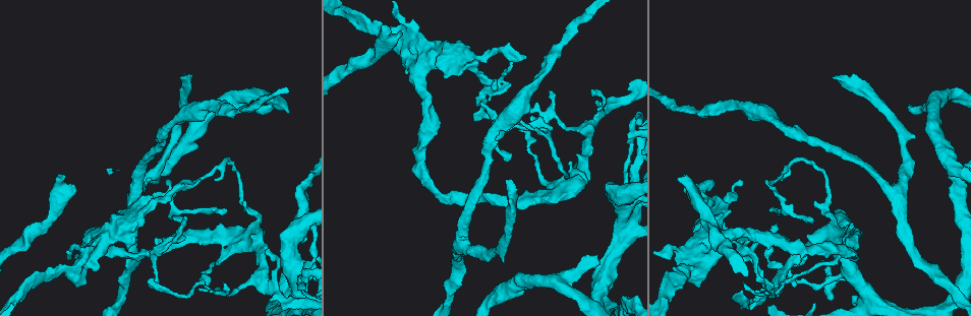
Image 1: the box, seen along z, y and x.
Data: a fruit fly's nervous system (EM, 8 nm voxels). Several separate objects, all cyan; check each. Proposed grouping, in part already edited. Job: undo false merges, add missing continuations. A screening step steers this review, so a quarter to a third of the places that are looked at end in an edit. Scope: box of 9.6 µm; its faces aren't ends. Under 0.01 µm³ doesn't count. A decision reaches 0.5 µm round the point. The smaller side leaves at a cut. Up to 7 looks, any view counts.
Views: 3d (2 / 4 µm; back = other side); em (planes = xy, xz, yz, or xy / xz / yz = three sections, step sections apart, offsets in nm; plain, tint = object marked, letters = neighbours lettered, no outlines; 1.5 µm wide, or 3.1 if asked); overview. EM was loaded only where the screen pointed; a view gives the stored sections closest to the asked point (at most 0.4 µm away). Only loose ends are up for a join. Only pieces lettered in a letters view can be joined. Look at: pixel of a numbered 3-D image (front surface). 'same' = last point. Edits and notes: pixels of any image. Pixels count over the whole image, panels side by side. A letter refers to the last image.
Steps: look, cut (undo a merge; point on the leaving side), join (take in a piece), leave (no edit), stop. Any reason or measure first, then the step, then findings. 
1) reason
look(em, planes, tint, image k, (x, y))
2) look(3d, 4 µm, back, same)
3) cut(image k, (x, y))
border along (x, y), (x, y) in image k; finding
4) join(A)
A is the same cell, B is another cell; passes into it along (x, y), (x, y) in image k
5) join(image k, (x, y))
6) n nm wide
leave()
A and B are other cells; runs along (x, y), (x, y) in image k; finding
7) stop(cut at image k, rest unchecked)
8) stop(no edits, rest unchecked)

abrupt turn
look(3d, 4 µm, image 1, (634, 96))

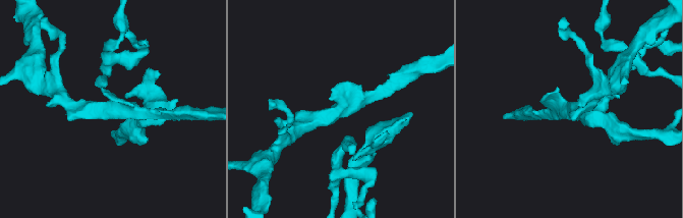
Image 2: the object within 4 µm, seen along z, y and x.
look(em, planes, letters, image 2, (569, 110))

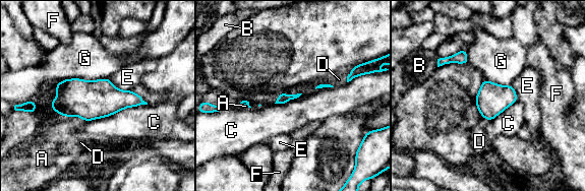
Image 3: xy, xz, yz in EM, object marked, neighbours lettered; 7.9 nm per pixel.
leave()
A, B, C, D, E, F and G are other cells; border along (108, 78), (116, 87), (131, 90) in image 3; one neuron here

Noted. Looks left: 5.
look(em, planes, tint, image 1, (823, 210))

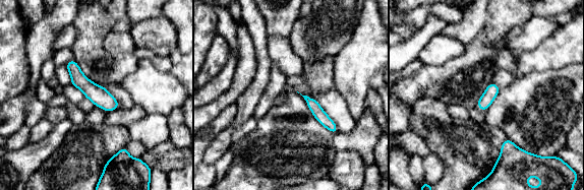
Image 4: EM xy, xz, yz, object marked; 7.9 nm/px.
look(em, planes, letters, same)

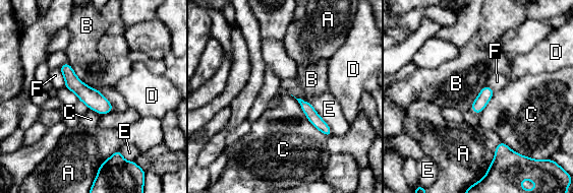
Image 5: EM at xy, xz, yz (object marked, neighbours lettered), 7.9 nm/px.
B touches over 550 nm
leave()
A, B, C, D, E and F are other cells; border along (67, 62), (112, 111) in image 5; continuous, no second neuron

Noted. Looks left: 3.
free end
look(em, xz, step 8, tint, image 1, (364, 32))

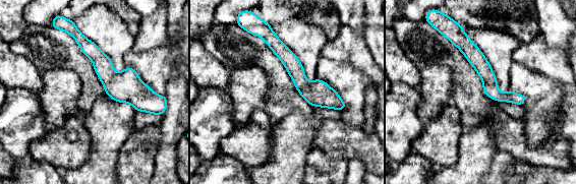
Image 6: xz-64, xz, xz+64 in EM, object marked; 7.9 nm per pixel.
look(em, xz, step 8, letters, same)

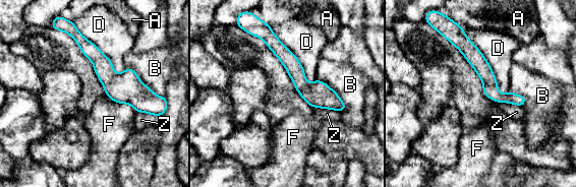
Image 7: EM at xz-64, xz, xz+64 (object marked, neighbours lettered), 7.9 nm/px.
leave()
A, B, D, F and Z are other cells; no lettered piece goes on from it

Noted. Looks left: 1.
stop(no edits, rest unchecked)

